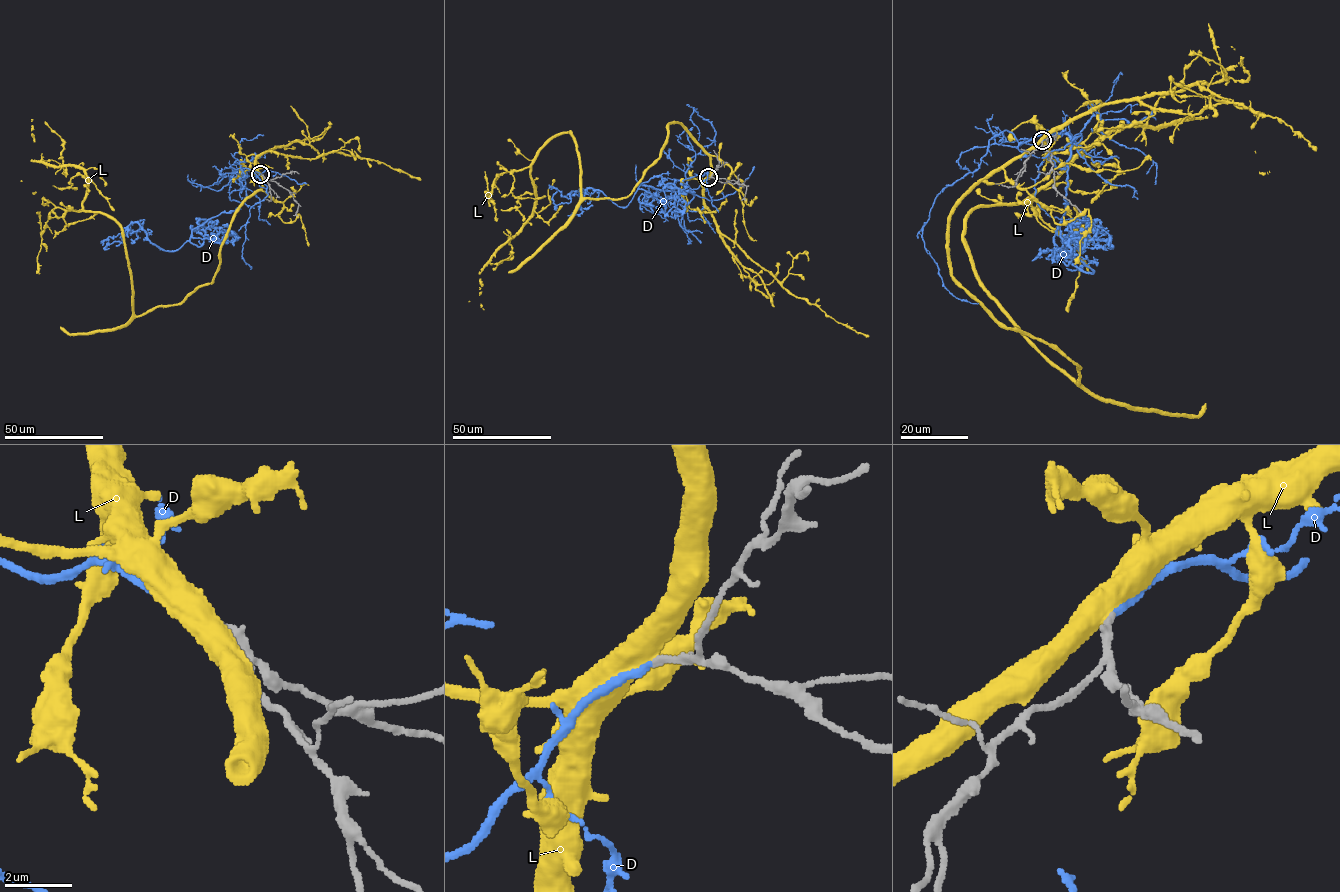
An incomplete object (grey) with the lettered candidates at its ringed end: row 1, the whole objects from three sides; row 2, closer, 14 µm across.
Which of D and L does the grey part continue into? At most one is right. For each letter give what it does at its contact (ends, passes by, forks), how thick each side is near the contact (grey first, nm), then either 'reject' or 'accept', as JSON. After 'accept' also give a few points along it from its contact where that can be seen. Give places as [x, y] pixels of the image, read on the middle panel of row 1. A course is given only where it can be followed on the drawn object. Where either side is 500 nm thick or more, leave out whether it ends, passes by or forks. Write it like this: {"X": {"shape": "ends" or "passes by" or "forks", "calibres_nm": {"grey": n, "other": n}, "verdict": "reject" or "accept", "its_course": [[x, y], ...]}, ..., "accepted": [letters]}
{"D": {"shape": "ends", "calibres_nm": {"grey": 200, "other": 190}, "verdict": "accept", "its_course": [[709, 177], [694, 194], [639, 184], [625, 207], [591, 188], [556, 205], [557, 191]]}, "L": {"calibres_nm": {"grey": 240, "other": 500}, "verdict": "reject"}, "accepted": ["D"]}

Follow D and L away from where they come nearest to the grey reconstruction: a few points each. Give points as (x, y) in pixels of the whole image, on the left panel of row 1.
D: (261, 174), (243, 170), (239, 207), (194, 228), (177, 250), (155, 246), (134, 222), (109, 248)
L: (261, 174), (212, 281), (135, 316), (121, 227), (83, 209), (87, 175), (32, 160), (35, 191)

